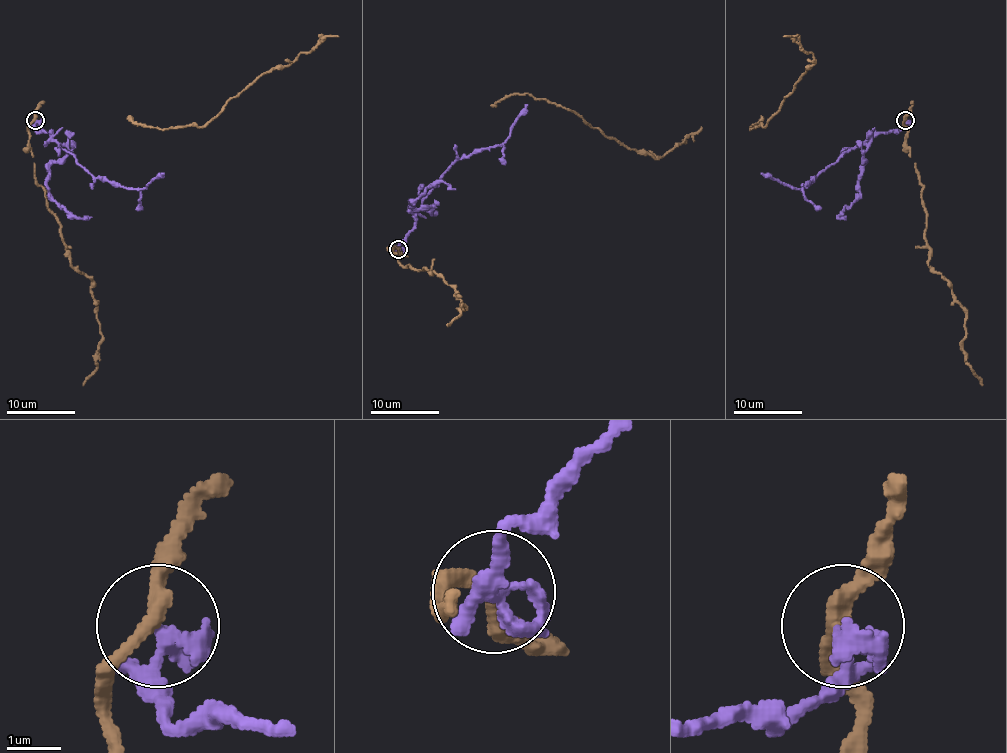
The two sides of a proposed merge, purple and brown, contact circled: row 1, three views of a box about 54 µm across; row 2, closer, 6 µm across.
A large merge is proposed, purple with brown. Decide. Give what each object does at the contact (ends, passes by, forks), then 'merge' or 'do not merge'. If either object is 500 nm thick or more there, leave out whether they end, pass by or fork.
purple forks | brown passes by | do not merge

